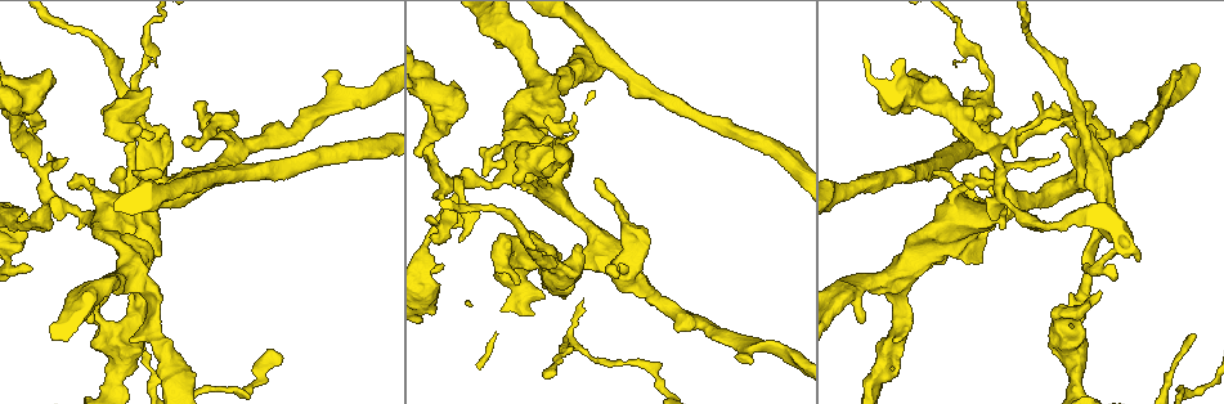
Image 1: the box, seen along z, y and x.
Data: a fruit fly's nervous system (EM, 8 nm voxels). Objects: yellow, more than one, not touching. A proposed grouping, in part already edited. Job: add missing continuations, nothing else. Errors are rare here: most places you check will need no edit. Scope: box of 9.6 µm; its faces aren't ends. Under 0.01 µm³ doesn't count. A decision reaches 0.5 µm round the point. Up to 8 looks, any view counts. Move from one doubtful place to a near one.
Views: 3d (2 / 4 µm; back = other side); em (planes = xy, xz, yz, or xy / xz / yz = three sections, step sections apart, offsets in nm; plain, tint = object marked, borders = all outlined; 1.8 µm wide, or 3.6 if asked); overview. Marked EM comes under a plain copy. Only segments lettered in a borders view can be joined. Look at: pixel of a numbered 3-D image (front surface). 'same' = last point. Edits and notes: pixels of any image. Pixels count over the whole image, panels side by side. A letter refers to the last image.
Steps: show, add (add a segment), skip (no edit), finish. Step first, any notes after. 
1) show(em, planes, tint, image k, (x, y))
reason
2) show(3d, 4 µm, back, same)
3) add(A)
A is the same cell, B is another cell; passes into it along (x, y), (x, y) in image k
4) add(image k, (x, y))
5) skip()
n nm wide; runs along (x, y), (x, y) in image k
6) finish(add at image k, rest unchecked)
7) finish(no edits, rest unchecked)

show(3d, 2 µm, image 1, (440, 114))
three arms meet

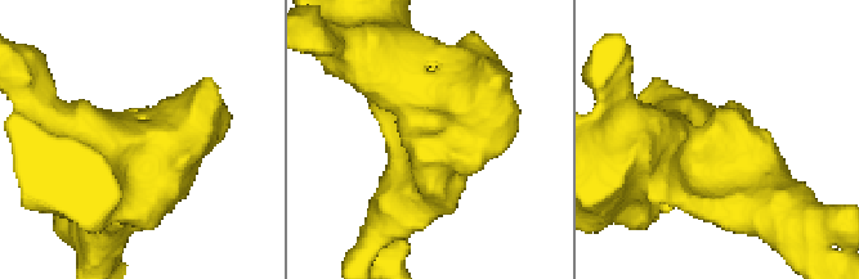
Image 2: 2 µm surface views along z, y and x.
show(em, yz, step 16, tint, image 2, (432, 150))
now the EM

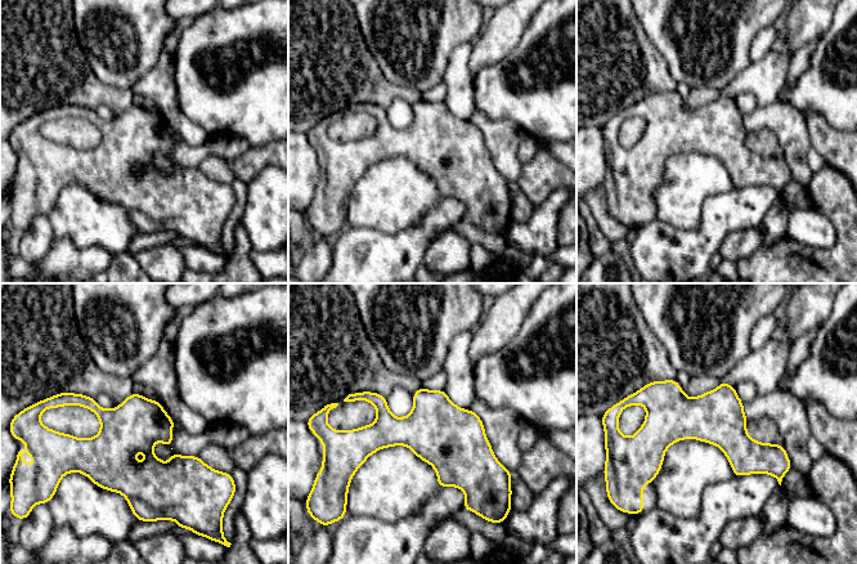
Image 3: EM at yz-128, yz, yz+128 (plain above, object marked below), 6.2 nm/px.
show(em, planes, borders, same)

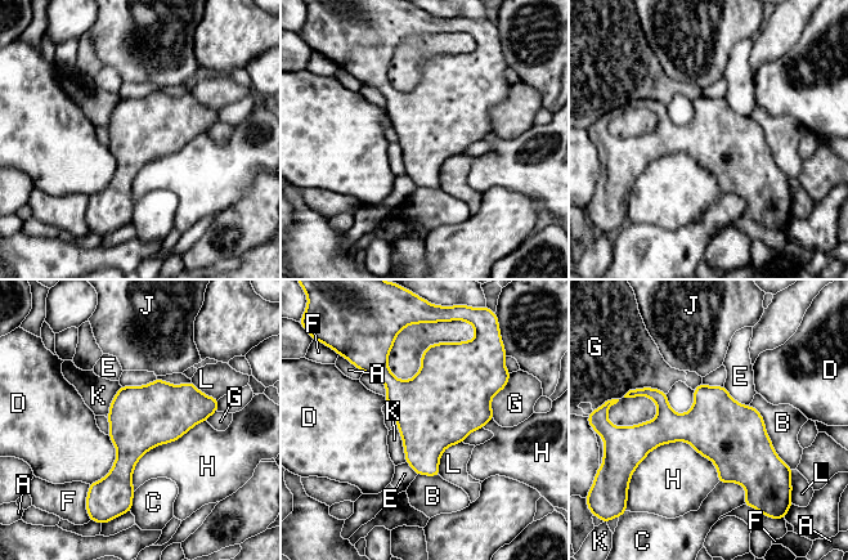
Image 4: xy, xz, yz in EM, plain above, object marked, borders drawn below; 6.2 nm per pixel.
skip()
400 nm wide; A, B, C, D, E, F, G, H, J, K and L are other cells; border along (636, 469), (687, 442), (718, 482) in image 4; no lettered segment goes on from it

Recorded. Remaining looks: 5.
show(em, planes, borders, image 1, (595, 178))
branch stops here

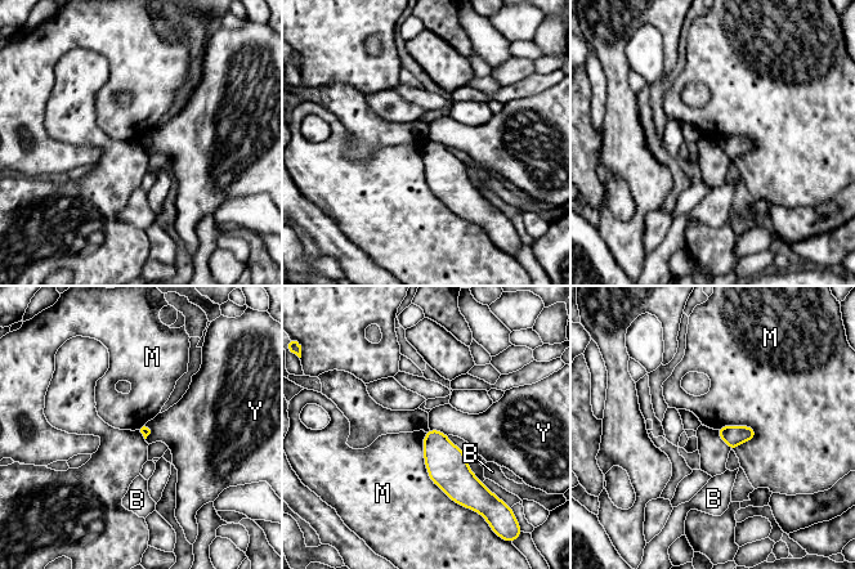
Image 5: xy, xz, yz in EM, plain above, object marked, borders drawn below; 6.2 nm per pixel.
skip()
B, M and Y are other cells; border along (425, 433), (429, 478), (470, 509) in image 5; no lettered segment goes on from it

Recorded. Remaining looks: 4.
show(em, planes, borders, image 1, (1100, 291))
an open end

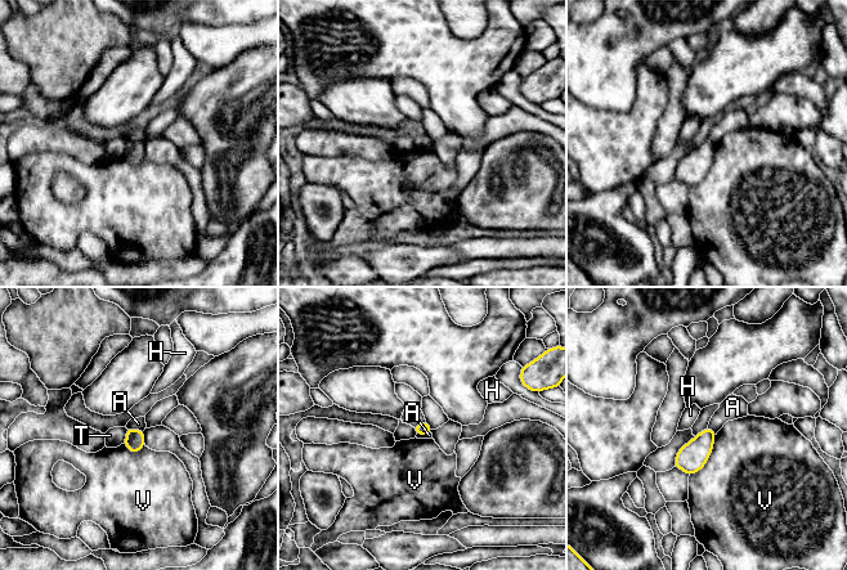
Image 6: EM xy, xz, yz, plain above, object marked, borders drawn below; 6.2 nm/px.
skip()
A, H, T and V are other cells; border along (126, 427), (143, 430) in image 6; none of them fits

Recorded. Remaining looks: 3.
show(3d, 2 µm, image 1, (1097, 172))
arms run side by side

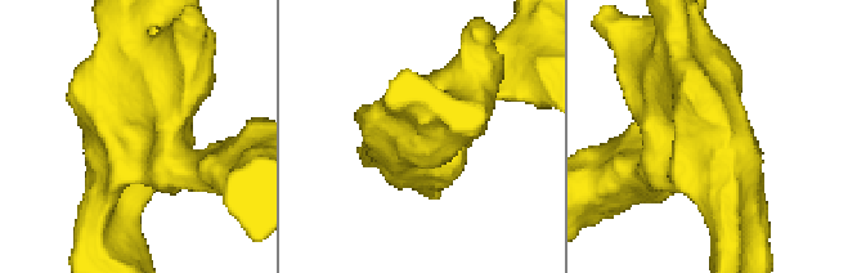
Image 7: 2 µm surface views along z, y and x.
show(em, planes, borders, image 7, (134, 140))
4 arms; now the EM

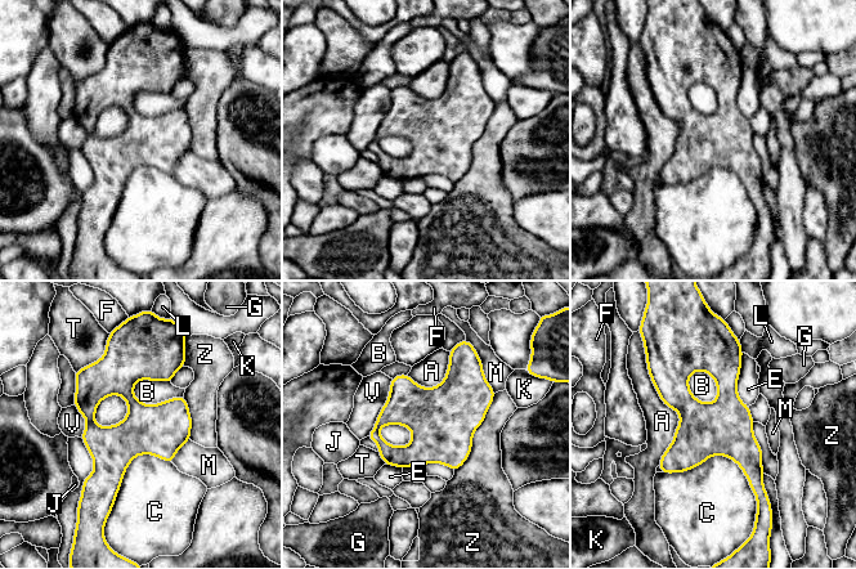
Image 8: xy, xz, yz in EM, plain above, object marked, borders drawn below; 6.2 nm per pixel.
skip()
320 nm wide; A, B, C, E, F, G, J, K, L, M, T, V and Z are other cells; border along (133, 385), (144, 403), (183, 397) in image 8; none of them fits

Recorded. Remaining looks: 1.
finish(no edits, rest unchecked)

